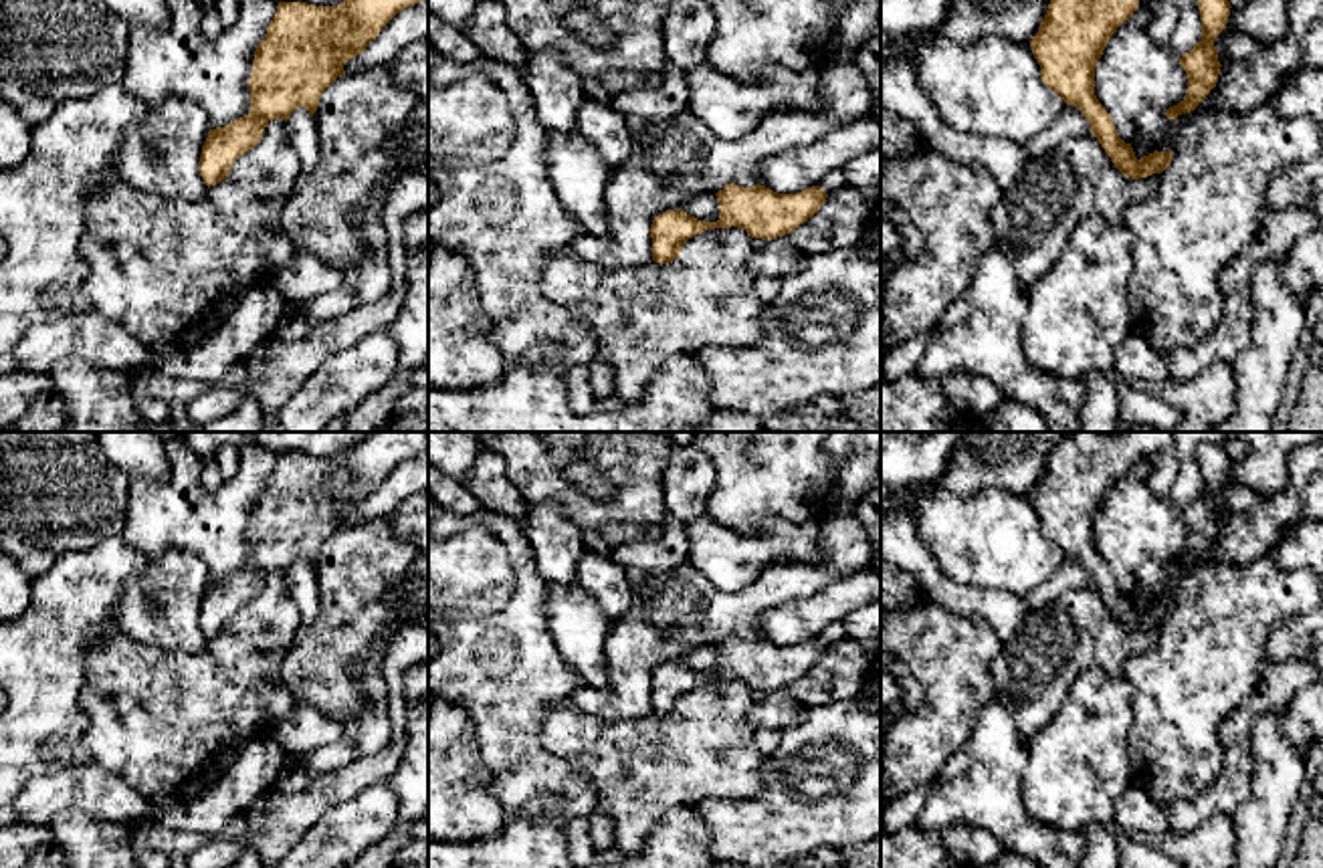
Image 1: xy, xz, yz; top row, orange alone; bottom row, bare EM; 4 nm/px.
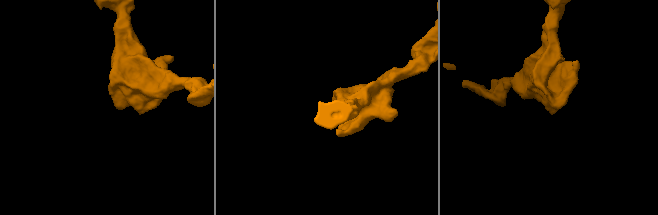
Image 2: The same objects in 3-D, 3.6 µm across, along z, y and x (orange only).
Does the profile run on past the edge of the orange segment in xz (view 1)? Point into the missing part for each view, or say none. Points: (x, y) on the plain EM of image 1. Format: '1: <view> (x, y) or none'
1: none

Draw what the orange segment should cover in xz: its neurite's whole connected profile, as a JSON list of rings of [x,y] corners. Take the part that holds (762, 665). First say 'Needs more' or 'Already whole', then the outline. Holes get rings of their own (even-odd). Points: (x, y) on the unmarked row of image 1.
Already whole. [[[727,636],[715,648],[719,654],[717,674],[697,672],[685,662],[667,662],[652,672],[648,684],[654,715],[673,715],[689,690],[709,680],[739,678],[751,690],[761,692],[790,686],[812,670],[828,650],[820,638],[796,646],[778,646],[759,636],[753,640]]]

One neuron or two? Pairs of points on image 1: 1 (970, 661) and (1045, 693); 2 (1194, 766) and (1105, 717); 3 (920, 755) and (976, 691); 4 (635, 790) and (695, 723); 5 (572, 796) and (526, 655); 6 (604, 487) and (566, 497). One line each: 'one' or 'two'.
1: two
2: two
3: one
4: one
5: one
6: two

